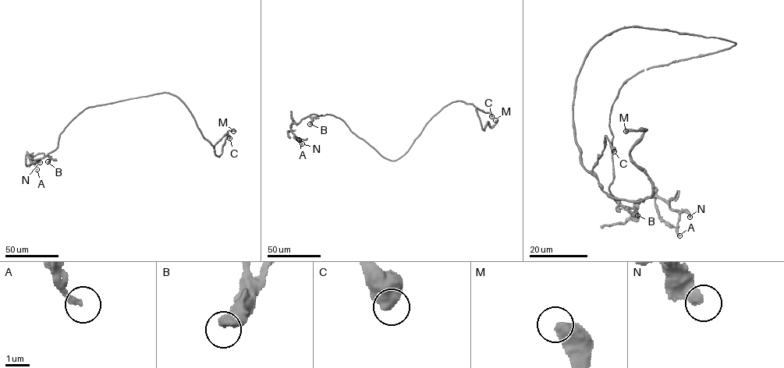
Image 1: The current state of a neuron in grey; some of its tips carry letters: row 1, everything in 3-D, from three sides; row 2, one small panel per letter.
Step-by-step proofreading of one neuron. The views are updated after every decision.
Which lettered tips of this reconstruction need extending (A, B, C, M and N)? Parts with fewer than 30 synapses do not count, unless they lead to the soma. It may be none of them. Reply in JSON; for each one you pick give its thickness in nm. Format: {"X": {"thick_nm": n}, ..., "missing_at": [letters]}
{"missing_at": []}

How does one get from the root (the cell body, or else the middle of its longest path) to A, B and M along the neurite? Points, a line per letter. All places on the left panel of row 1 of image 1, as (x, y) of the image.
A: (140, 97), (85, 108), (60, 134), (55, 150), (37, 159), (33, 164), (28, 156), (35, 161), (37, 169)
B: (140, 97), (85, 108), (60, 134), (58, 146), (47, 154), (50, 159), (47, 161)
M: (140, 97), (163, 93), (177, 97), (189, 111), (202, 136), (213, 146), (218, 157), (228, 131), (233, 131)

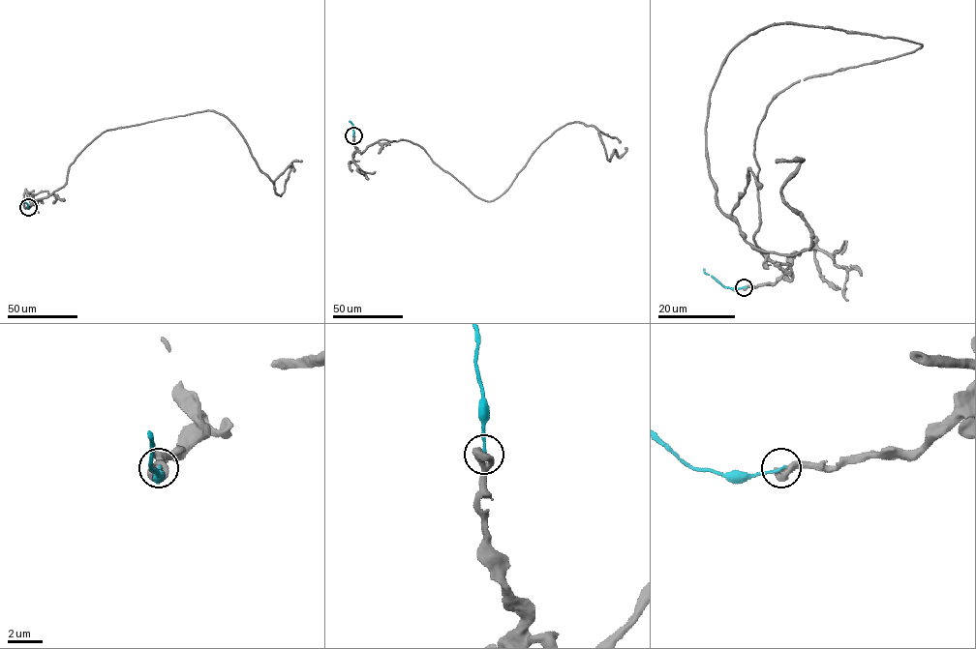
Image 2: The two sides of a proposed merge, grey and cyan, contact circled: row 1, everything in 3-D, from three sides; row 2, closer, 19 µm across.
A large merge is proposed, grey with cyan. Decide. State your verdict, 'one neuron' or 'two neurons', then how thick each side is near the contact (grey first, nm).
two neurons; calibres 550 and 160 nm

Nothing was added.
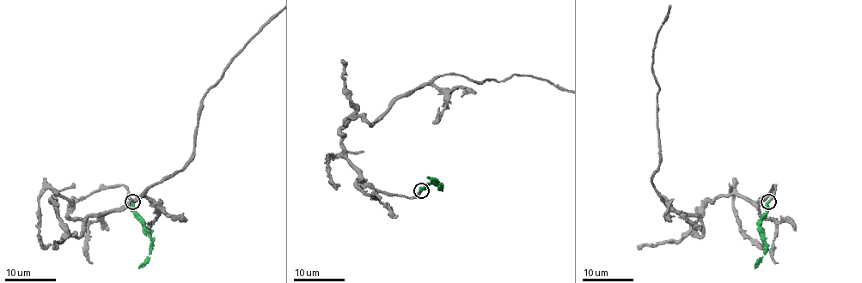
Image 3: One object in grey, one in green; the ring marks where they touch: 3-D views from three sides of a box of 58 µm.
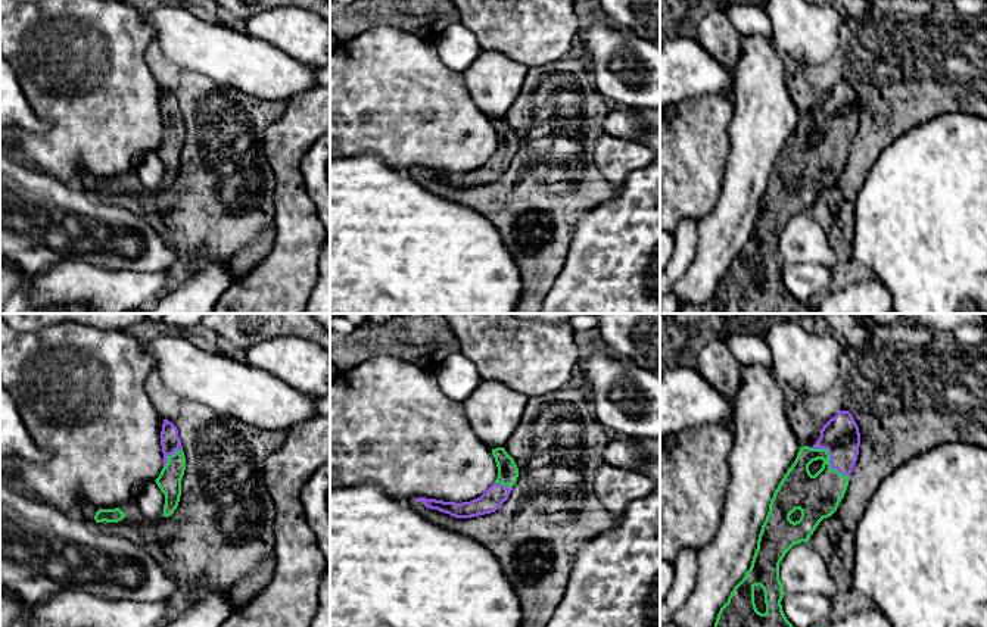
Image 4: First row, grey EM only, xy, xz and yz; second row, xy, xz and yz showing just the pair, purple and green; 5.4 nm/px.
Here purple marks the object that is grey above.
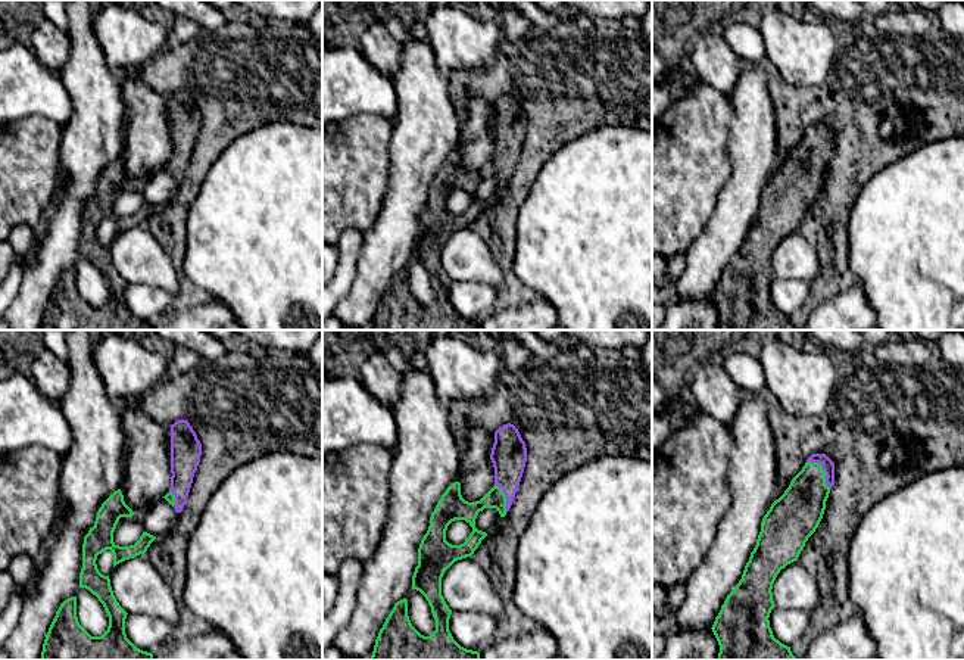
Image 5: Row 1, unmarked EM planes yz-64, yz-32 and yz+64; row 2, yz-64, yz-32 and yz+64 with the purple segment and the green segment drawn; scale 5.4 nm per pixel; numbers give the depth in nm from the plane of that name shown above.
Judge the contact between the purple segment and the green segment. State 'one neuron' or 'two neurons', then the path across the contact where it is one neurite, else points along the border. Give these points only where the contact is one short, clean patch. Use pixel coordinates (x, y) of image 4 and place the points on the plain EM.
one neuron | across yz (840, 106), (838, 121), (830, 130), (830, 153), (818, 167)

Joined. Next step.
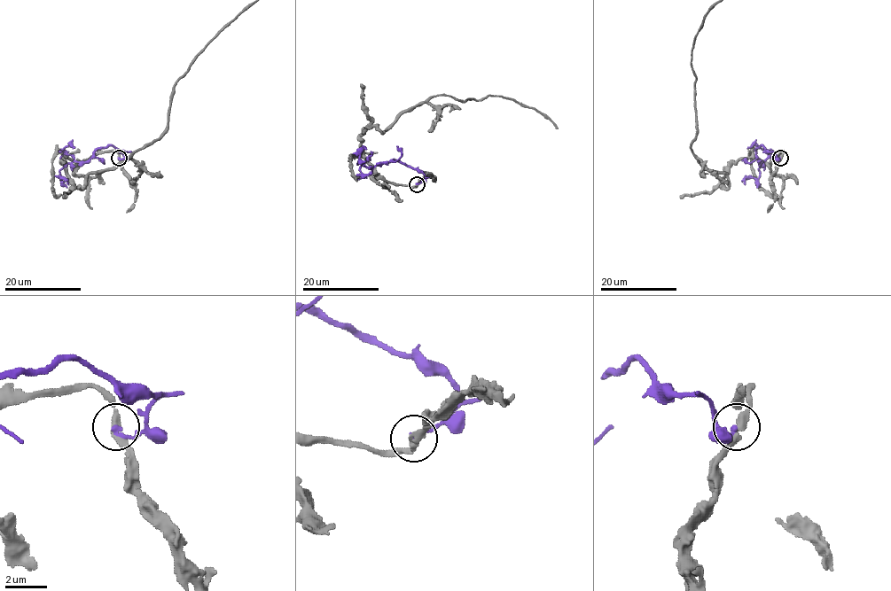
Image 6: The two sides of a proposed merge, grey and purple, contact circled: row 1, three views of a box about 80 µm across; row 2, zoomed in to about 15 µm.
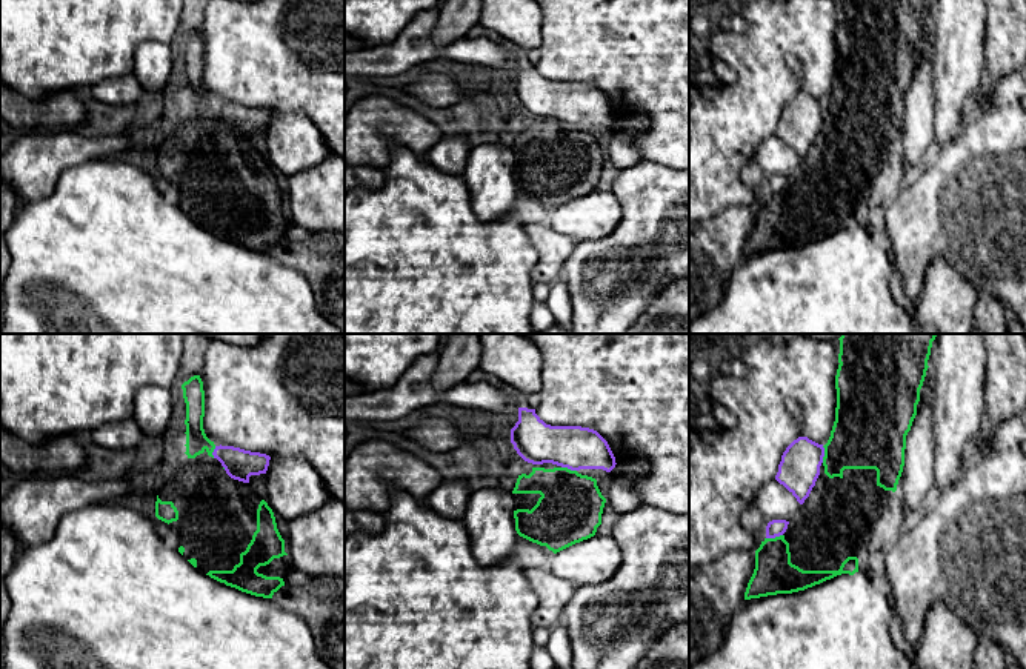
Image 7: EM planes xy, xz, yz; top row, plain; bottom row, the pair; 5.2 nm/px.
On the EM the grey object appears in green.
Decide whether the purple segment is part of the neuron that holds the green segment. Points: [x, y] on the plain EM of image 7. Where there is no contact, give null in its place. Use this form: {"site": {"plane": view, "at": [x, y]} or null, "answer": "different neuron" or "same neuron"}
{"site": {"plane": "yz", "at": [825, 109]}, "answer": "different neuron"}

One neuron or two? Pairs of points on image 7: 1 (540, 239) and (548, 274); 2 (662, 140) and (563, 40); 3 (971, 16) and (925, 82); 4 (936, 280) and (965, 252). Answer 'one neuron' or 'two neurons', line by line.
1: one neuron
2: one neuron
3: two neurons
4: two neurons

